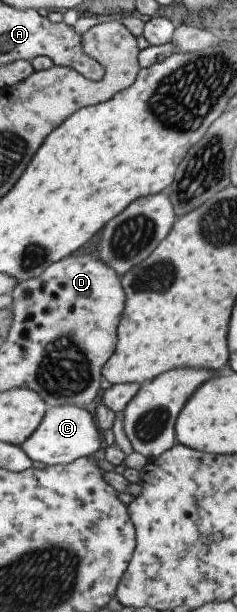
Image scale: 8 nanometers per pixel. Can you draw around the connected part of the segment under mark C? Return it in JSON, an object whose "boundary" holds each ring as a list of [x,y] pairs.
{"boundary":[[[74,404],[47,407],[36,430],[20,445],[24,454],[31,462],[40,464],[68,464],[80,457],[90,457],[103,445],[102,432],[92,420],[92,416],[84,409]]]}

